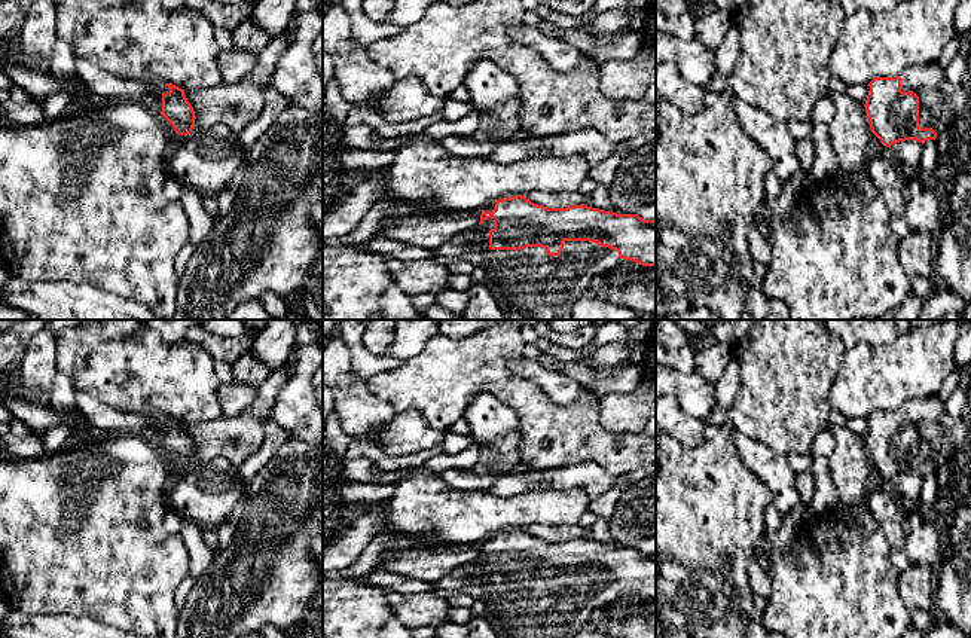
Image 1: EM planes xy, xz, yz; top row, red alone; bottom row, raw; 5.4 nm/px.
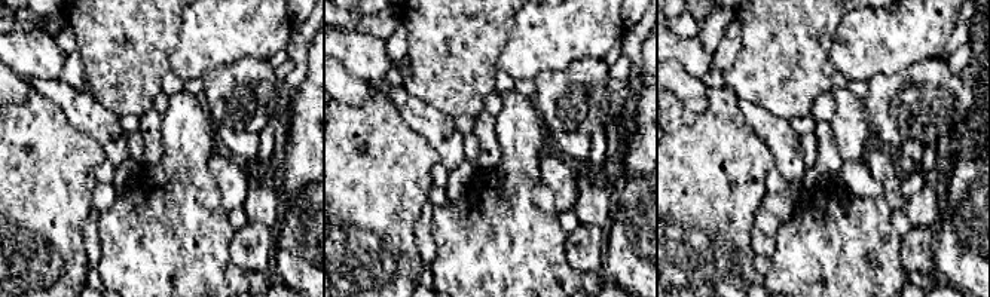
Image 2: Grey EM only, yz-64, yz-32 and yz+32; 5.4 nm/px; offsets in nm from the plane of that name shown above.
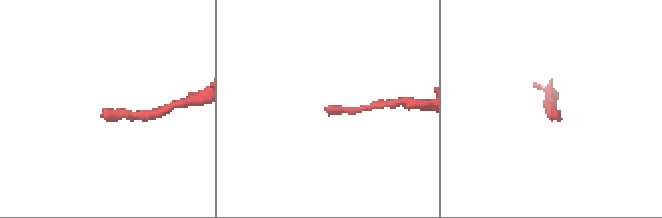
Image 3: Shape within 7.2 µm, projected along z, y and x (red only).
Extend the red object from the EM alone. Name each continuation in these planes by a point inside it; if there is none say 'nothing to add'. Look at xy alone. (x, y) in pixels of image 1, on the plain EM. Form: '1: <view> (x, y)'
1: xy (158, 420)

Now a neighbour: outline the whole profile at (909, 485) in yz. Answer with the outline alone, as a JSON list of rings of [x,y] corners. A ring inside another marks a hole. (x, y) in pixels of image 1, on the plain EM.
[[[906,473],[891,479],[895,495],[904,495],[917,501],[922,492],[922,476],[916,473]]]

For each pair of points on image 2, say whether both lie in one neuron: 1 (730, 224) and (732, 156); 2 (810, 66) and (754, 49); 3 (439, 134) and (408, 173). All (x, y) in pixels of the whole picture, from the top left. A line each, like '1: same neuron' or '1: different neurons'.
1: same neuron
2: same neuron
3: different neurons

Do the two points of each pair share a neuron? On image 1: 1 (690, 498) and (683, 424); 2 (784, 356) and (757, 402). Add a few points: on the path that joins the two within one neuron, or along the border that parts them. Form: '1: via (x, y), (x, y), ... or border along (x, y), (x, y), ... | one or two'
1: border along (707, 426), (696, 446), (684, 446), (671, 434) | two
2: via (784, 368), (784, 375), (769, 390) | one

